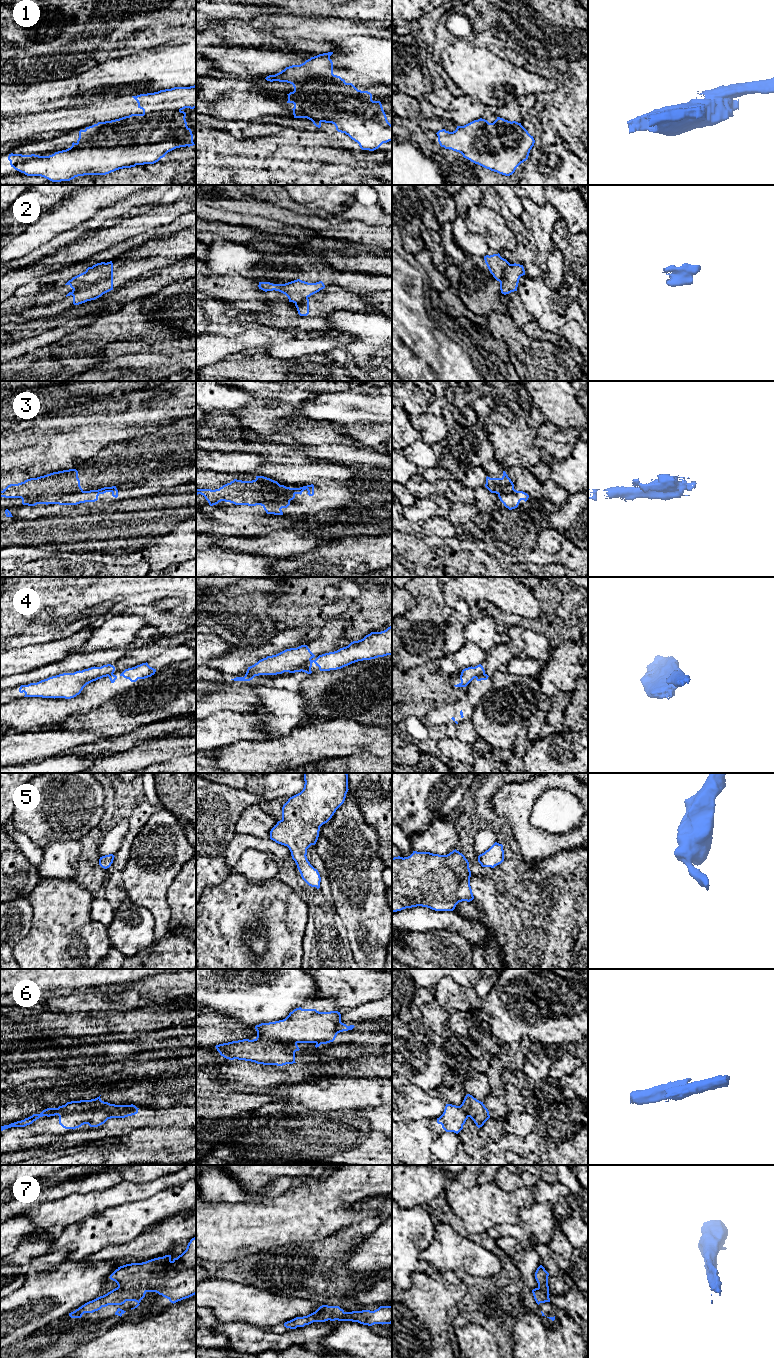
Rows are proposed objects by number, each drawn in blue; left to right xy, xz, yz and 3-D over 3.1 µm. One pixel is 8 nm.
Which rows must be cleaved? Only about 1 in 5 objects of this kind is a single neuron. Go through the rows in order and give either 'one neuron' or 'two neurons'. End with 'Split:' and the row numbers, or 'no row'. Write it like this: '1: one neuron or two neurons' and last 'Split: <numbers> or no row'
1: two neurons
2: two neurons
3: two neurons
4: two neurons
5: one neuron
6: two neurons
7: one neuron
Split: 1, 2, 3, 4, 6

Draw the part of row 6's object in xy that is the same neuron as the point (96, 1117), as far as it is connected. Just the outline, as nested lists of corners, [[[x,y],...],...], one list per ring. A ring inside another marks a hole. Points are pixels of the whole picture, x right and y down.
[[[106,1104],[103,1108],[71,1112],[71,1113],[58,1113],[59,1124],[65,1129],[76,1129],[84,1124],[90,1127],[98,1127],[104,1124],[111,1118],[125,1118],[138,1113],[135,1105],[115,1105]]]

